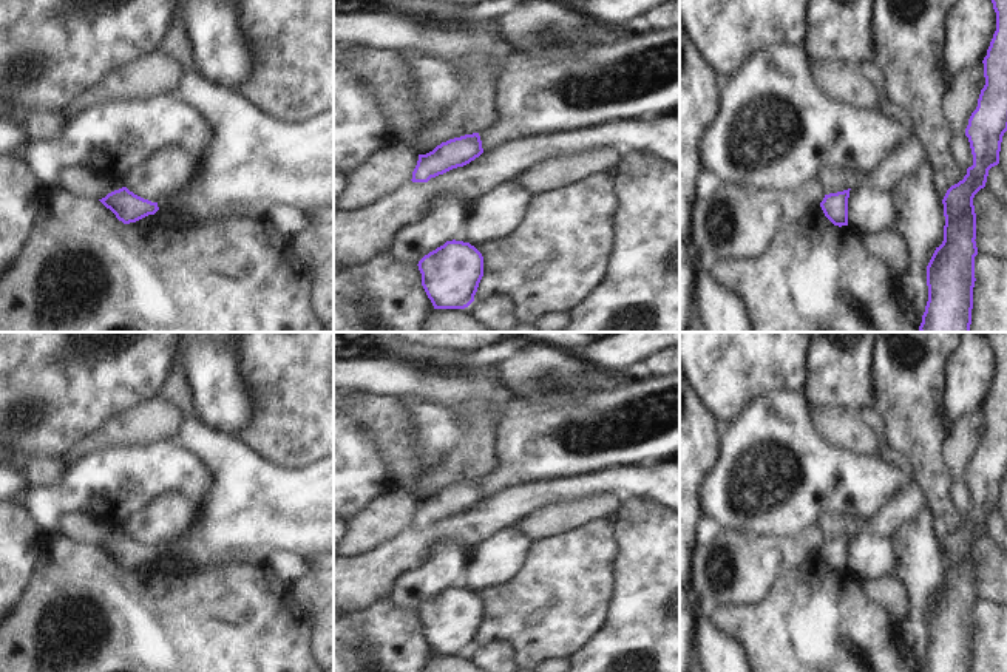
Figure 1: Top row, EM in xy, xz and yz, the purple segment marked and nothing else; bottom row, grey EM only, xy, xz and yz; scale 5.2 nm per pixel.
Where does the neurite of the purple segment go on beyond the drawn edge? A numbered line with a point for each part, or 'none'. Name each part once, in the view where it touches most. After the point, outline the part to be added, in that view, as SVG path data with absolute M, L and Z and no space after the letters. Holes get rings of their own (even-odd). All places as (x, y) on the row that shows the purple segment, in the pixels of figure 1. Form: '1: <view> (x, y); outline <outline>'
none

